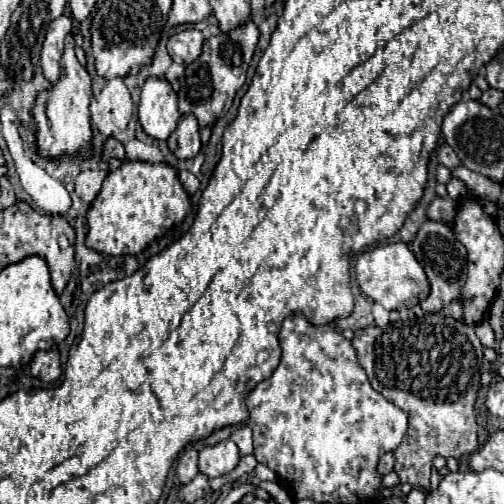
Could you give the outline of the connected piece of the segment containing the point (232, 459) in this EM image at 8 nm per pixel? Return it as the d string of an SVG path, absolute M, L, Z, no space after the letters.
M226 439L214 447L204 447L200 451L198 469L202 475L212 479L212 477L220 477L220 475L230 473L238 465L238 461L240 461L238 447L230 439Z

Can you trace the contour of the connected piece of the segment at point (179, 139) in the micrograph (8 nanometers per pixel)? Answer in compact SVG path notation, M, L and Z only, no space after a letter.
M182 115L178 127L168 137L168 147L178 159L190 159L200 151L200 127L194 115Z

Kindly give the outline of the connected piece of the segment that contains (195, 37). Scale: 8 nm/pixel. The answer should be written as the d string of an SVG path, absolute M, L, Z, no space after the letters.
M186 29L182 33L176 33L168 39L168 53L172 57L174 63L182 63L182 65L190 65L202 51L202 43L204 43L204 35L196 29Z

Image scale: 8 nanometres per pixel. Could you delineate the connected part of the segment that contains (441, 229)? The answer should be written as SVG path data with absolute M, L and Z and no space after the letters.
M426 221L420 225L414 241L410 243L410 249L414 253L414 257L418 259L418 263L424 267L426 277L430 281L430 295L420 303L420 307L424 311L436 313L440 311L444 305L456 301L460 297L460 289L464 285L466 279L466 267L468 267L468 257L466 257L466 249L464 245L454 237L450 225L446 223L438 223L438 221Z

